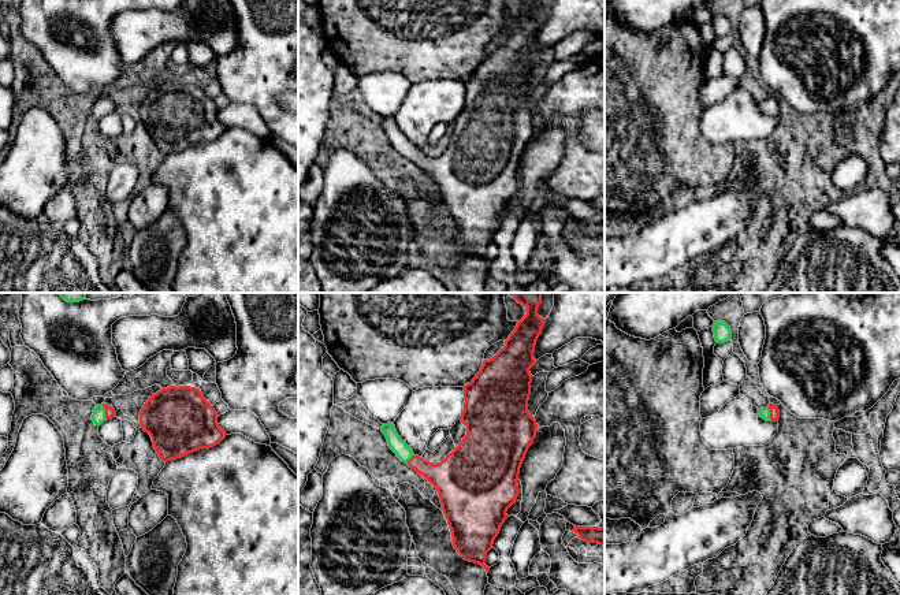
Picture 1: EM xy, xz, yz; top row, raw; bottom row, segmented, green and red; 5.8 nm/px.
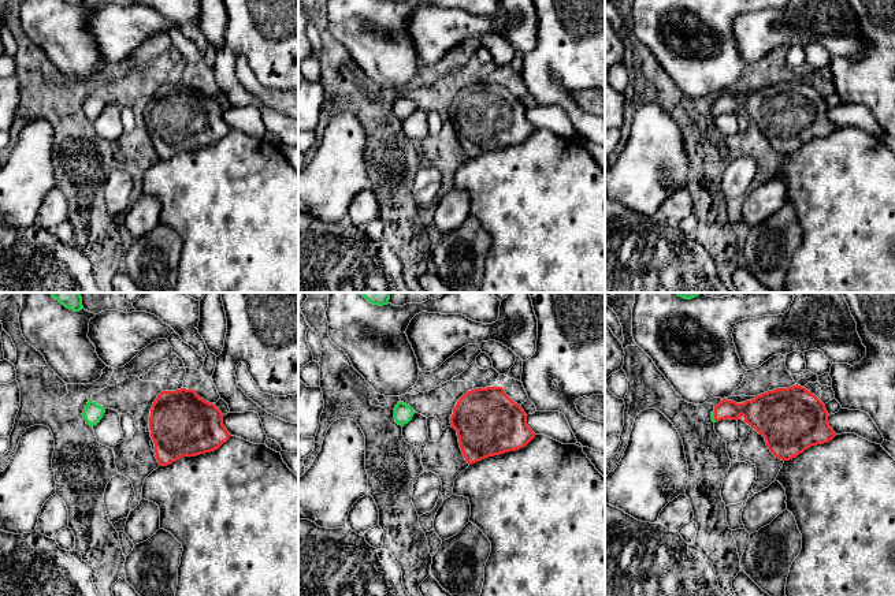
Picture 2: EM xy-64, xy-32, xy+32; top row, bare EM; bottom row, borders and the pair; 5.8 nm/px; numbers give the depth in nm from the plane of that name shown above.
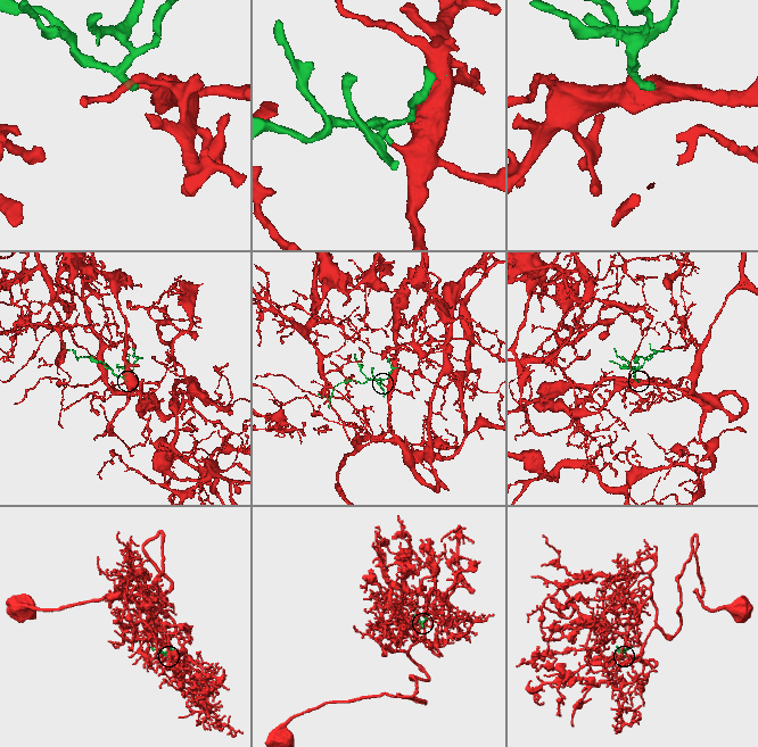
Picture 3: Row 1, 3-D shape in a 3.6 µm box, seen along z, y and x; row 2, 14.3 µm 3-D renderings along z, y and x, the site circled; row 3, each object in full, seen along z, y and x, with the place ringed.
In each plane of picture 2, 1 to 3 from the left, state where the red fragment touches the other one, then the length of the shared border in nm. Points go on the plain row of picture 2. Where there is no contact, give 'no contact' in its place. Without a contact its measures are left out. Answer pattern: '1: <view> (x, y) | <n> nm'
1: no contact
2: no contact
3: xy+32 (713, 110) | 70 nm

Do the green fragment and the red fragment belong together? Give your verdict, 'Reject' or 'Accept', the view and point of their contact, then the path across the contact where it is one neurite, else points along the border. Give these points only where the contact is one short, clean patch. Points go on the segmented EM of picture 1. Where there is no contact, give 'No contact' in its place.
Accept. Touches green at xy (104, 412). Path across: xy (99, 412), (104, 412), (110, 412)

